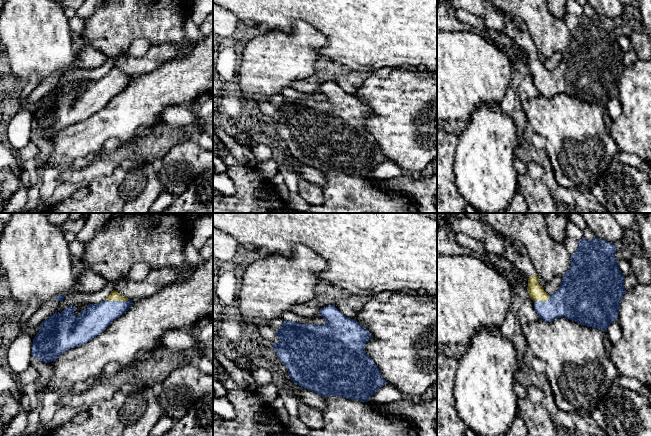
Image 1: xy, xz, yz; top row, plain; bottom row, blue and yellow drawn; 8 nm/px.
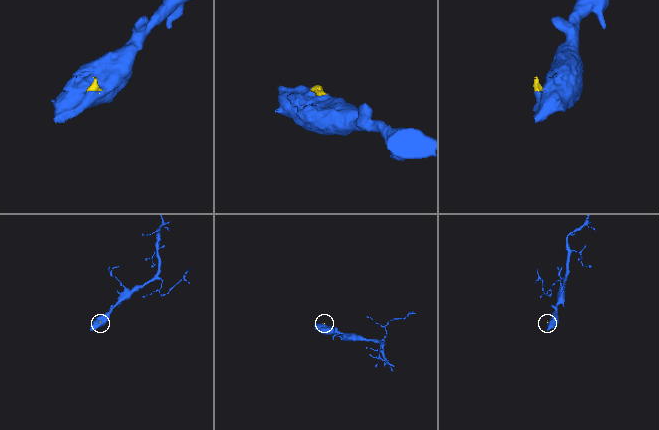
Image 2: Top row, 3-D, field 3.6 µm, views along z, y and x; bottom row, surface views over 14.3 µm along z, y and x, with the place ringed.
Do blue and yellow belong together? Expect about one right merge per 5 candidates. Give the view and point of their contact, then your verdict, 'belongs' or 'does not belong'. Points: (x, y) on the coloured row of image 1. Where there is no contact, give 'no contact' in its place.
meets blue in xy at (116, 301); belongs

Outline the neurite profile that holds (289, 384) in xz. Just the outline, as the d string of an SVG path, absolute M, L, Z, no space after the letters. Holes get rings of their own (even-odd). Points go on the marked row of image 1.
M286 379L279 380L279 381L277 381L277 384L279 385L280 382L283 383L288 389L291 389L291 390L295 391L296 393L302 389L301 386L294 383L292 380L286 380Z

